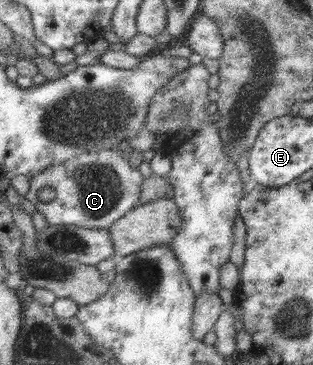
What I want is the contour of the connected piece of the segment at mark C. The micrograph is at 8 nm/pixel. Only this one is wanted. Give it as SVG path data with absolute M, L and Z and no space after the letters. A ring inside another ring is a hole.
M107 149L97 153L83 153L49 167L31 179L26 198L43 213L50 225L74 226L84 229L109 229L131 211L141 198L145 179L139 169L131 167L123 159L119 149ZM46 187L55 189L51 202L43 201L41 193Z

